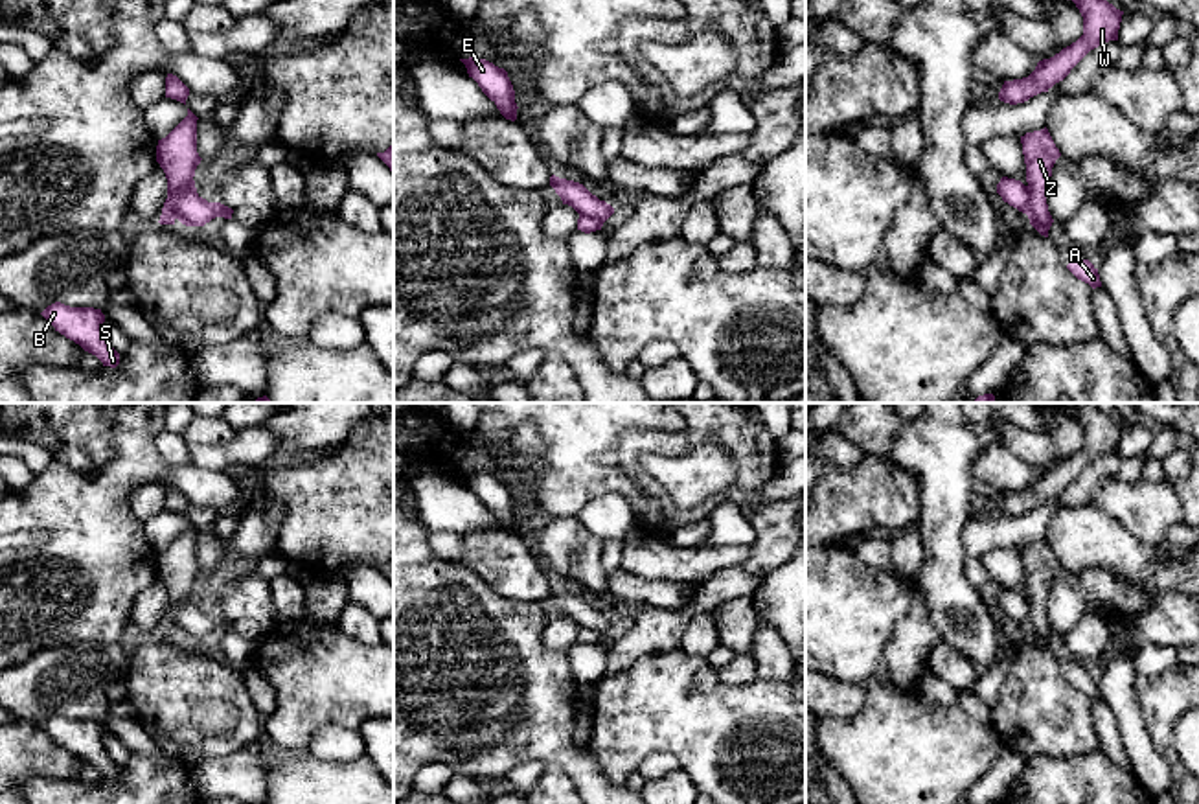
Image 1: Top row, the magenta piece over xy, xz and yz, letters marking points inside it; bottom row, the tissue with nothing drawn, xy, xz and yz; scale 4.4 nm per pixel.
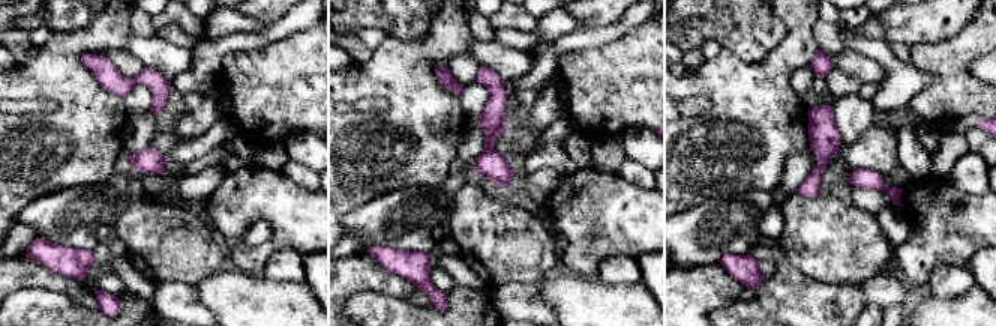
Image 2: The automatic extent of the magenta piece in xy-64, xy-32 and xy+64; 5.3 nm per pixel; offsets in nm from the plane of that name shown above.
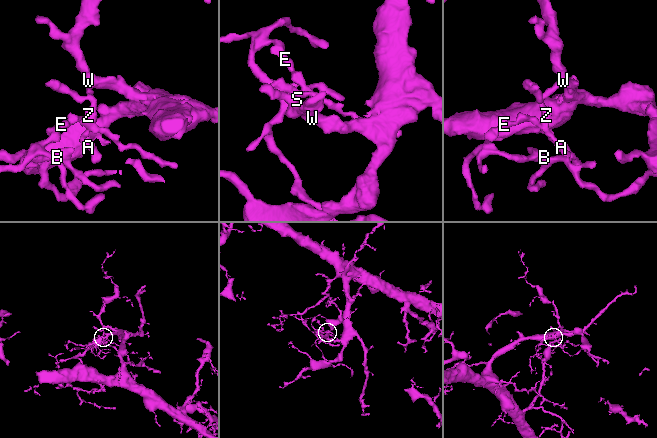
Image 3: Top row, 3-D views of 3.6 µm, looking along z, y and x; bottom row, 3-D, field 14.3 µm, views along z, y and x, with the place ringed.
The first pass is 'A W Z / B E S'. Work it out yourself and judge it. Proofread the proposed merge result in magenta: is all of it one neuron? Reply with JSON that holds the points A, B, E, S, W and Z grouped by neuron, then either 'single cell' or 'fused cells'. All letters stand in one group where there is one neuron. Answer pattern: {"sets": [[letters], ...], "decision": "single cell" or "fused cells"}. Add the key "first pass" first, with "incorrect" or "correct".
{"first pass": "correct", "sets": [["A", "W", "Z"], ["B", "E", "S"]], "decision": "fused cells"}

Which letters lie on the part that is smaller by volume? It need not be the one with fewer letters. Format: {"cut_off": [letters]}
{"cut_off": ["B", "E", "S"]}

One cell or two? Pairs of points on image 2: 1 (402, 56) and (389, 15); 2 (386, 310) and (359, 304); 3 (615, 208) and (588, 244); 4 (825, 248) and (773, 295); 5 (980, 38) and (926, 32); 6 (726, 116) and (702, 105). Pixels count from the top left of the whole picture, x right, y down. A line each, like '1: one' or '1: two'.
1: two
2: one
3: one
4: two
5: two
6: two

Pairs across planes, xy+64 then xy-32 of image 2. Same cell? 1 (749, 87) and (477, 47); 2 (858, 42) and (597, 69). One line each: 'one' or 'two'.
1: two
2: two

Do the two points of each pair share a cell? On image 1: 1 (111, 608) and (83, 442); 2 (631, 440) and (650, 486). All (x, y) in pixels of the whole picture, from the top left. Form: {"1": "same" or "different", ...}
{"1": "different", "2": "same"}

